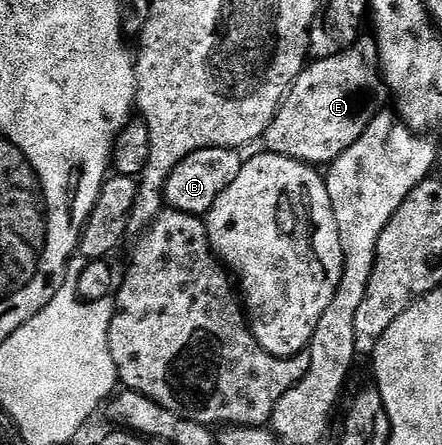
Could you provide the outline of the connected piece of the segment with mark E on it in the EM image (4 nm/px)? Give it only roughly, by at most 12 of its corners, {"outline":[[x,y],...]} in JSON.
{"outline":[[379,49],[312,60],[261,141],[330,166],[381,112]]}

